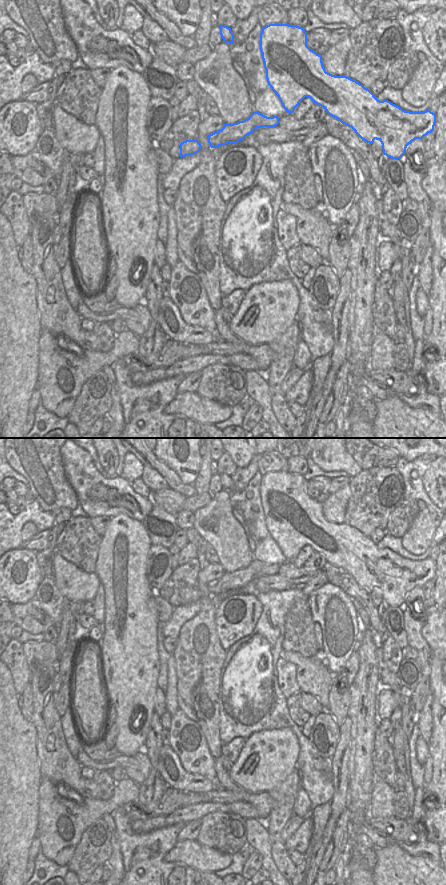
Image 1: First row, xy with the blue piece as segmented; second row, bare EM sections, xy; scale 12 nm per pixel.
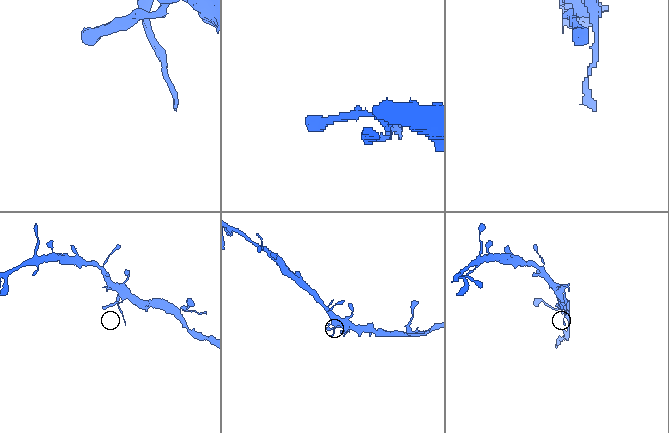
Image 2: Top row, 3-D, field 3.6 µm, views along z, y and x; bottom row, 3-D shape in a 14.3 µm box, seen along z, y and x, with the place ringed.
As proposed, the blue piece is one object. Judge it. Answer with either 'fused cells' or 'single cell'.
fused cells

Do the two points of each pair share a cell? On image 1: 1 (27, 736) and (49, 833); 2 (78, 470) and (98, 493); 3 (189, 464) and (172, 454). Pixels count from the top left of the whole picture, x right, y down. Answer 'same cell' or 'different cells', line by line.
1: different cells
2: same cell
3: same cell

